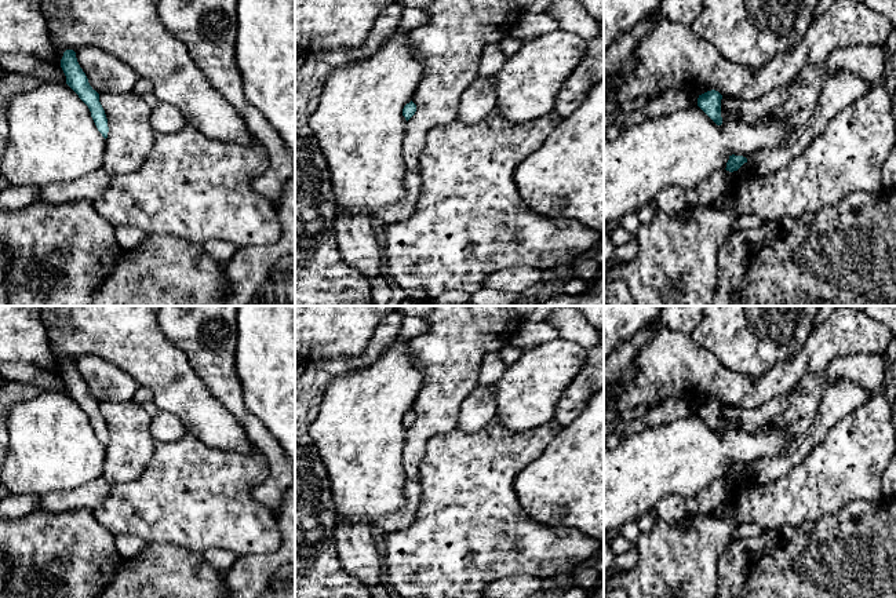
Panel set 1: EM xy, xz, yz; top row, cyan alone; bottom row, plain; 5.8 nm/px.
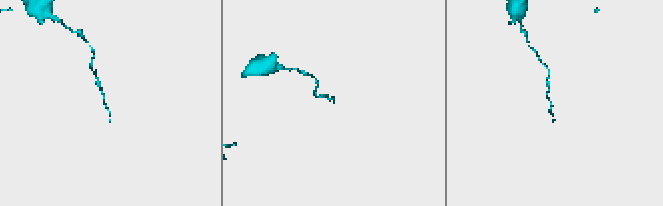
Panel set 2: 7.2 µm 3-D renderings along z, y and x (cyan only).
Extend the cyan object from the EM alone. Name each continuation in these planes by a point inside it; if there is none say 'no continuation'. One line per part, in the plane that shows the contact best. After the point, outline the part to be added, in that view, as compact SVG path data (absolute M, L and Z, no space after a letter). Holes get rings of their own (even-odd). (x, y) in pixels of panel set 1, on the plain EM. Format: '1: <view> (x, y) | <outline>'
no continuation

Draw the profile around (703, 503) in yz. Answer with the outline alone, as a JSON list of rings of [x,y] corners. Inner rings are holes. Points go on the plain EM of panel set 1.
[[[715,480],[698,495],[685,499],[689,515],[710,515],[718,506],[724,504],[732,492],[732,481]]]

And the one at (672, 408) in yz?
[[[667,397],[659,404],[648,405],[640,420],[645,429],[669,424],[678,419],[698,415],[698,406],[698,404],[685,397]]]

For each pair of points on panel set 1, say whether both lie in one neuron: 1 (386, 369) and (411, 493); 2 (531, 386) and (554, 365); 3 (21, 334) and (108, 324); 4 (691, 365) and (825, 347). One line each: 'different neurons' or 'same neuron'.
1: different neurons
2: same neuron
3: different neurons
4: same neuron

